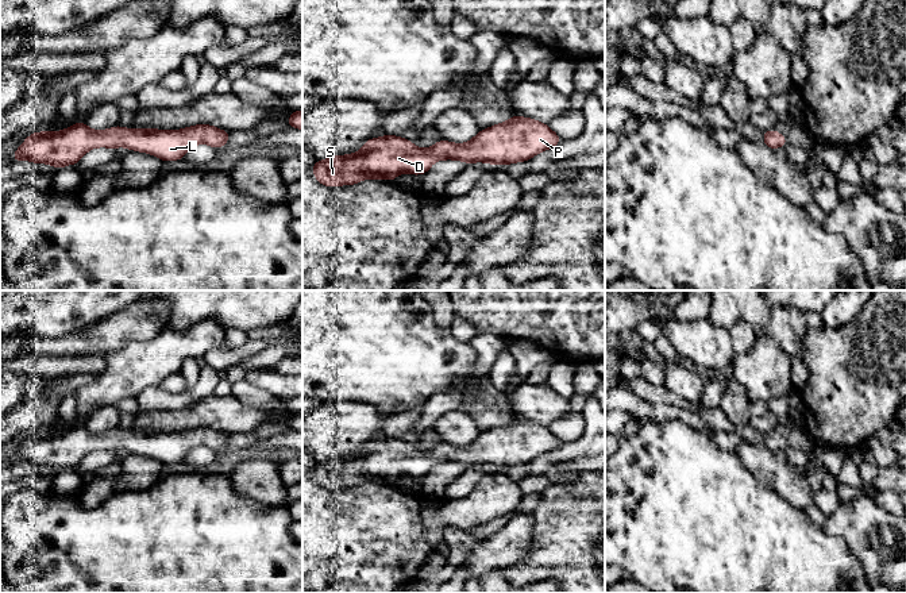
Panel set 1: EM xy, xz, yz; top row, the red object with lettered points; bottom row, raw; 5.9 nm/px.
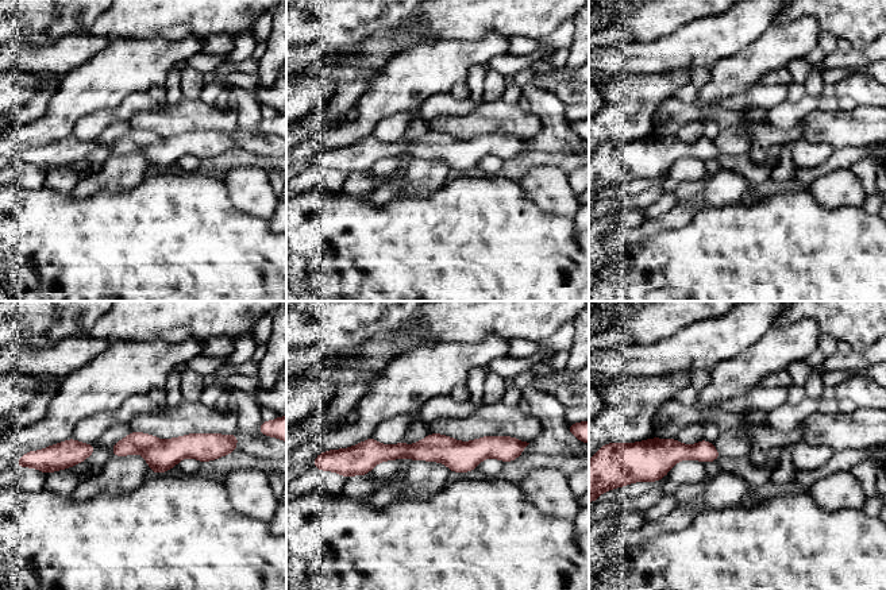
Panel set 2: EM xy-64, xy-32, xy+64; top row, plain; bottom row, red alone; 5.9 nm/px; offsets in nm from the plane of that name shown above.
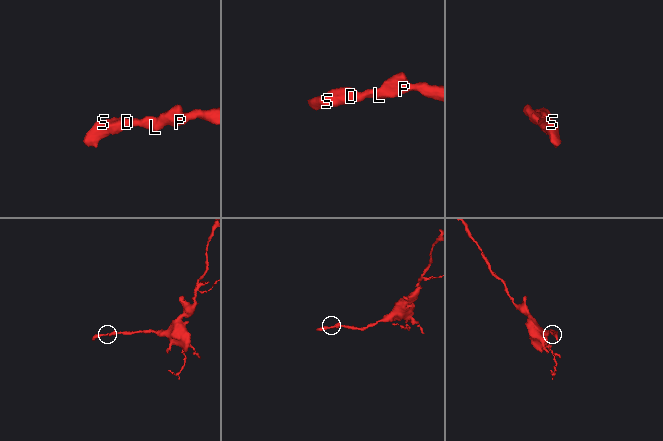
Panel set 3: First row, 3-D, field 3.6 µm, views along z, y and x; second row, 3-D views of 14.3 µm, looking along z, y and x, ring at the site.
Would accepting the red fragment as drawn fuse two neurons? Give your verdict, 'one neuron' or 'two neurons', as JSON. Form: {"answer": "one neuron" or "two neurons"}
{"answer": "one neuron"}

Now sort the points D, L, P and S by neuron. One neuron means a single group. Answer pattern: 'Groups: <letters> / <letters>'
Groups: D L P S

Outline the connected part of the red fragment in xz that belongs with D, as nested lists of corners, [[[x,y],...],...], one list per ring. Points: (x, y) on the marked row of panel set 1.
[[[517,113],[509,120],[481,130],[471,140],[466,143],[452,143],[439,140],[427,150],[416,147],[410,140],[396,136],[383,135],[373,138],[362,145],[362,150],[355,154],[335,155],[327,159],[316,161],[312,172],[315,178],[325,186],[354,185],[365,178],[393,181],[401,173],[413,176],[425,174],[435,161],[456,159],[466,163],[487,162],[493,166],[498,163],[510,165],[524,162],[535,157],[540,151],[545,151],[559,145],[562,138],[555,134],[548,124],[531,118],[521,118]]]

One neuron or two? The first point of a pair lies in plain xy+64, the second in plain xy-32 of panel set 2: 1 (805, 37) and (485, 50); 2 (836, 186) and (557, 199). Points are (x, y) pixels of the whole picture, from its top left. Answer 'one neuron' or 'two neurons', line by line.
1: one neuron
2: one neuron

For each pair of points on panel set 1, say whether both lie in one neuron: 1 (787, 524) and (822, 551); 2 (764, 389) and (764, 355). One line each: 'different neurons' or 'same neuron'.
1: same neuron
2: same neuron

